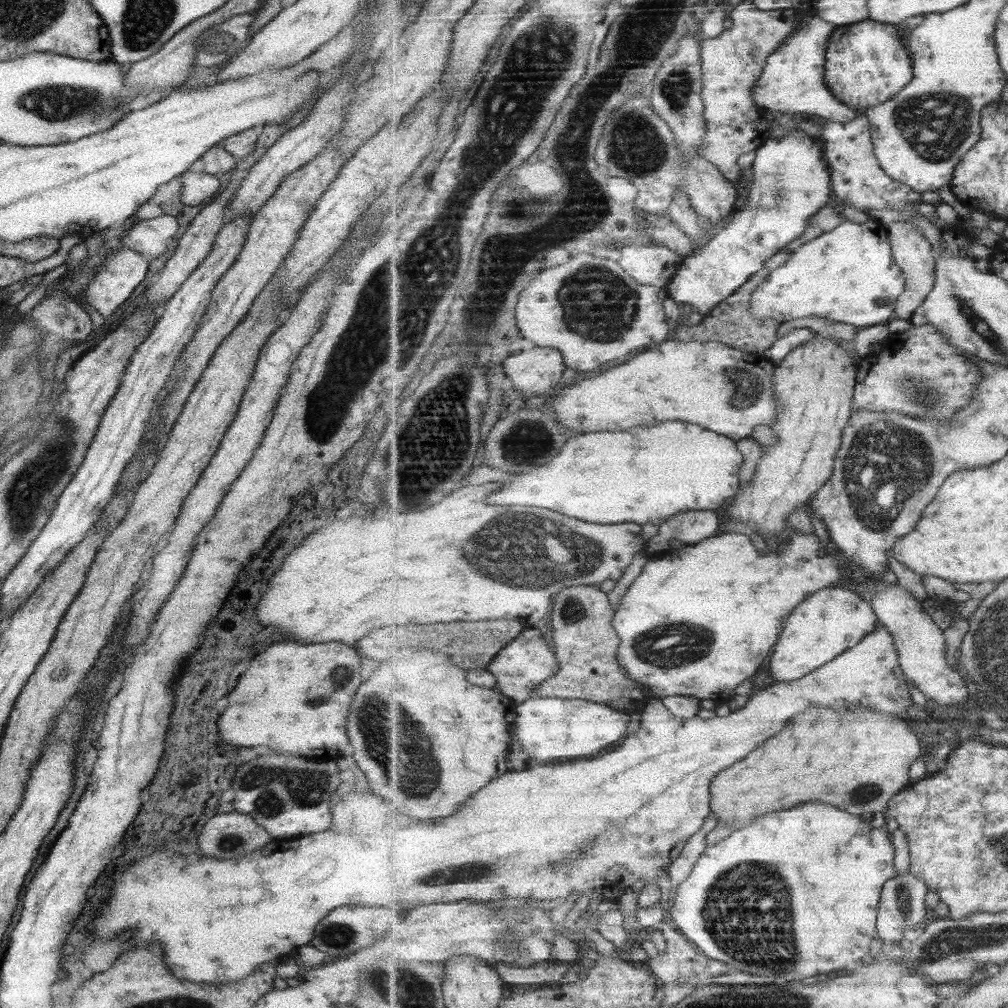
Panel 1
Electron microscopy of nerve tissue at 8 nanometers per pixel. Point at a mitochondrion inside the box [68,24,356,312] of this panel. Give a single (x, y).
(214, 40)

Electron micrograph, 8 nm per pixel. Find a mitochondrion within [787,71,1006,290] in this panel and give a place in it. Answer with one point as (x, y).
(935, 126)

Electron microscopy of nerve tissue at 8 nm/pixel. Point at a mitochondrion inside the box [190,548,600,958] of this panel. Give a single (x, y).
(402, 750)

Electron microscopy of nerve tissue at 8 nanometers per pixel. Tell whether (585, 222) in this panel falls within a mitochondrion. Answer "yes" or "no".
yes

